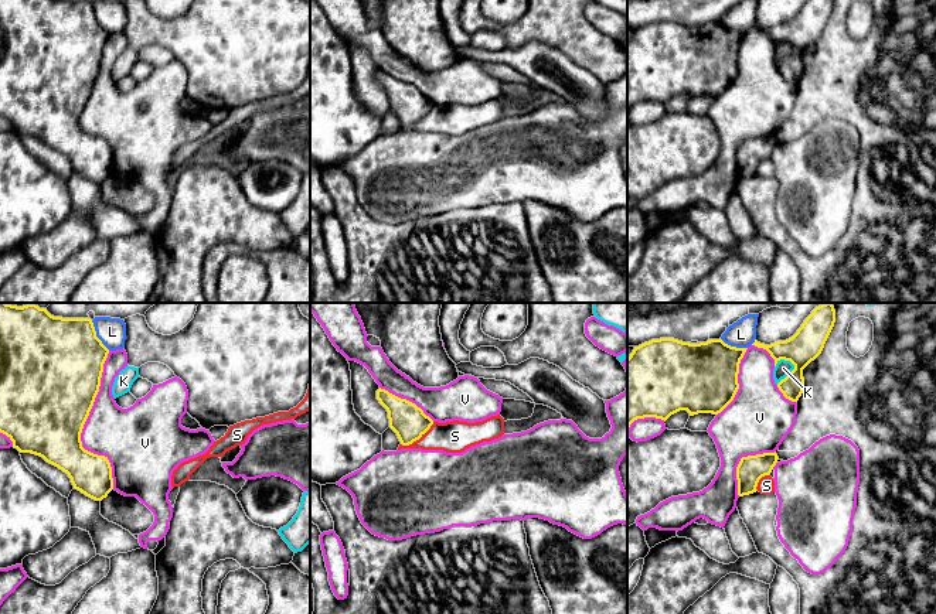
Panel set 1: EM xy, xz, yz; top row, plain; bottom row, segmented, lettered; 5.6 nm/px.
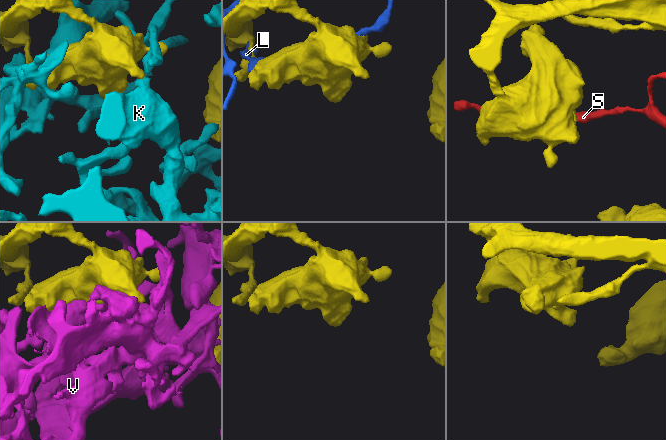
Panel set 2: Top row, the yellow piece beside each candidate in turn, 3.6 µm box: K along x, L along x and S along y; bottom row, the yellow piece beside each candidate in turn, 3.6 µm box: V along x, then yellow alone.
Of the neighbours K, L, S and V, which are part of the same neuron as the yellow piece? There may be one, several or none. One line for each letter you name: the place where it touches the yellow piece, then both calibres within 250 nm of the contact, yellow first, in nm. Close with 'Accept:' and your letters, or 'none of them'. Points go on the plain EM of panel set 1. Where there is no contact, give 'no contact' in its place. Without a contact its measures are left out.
Accept: none of them

